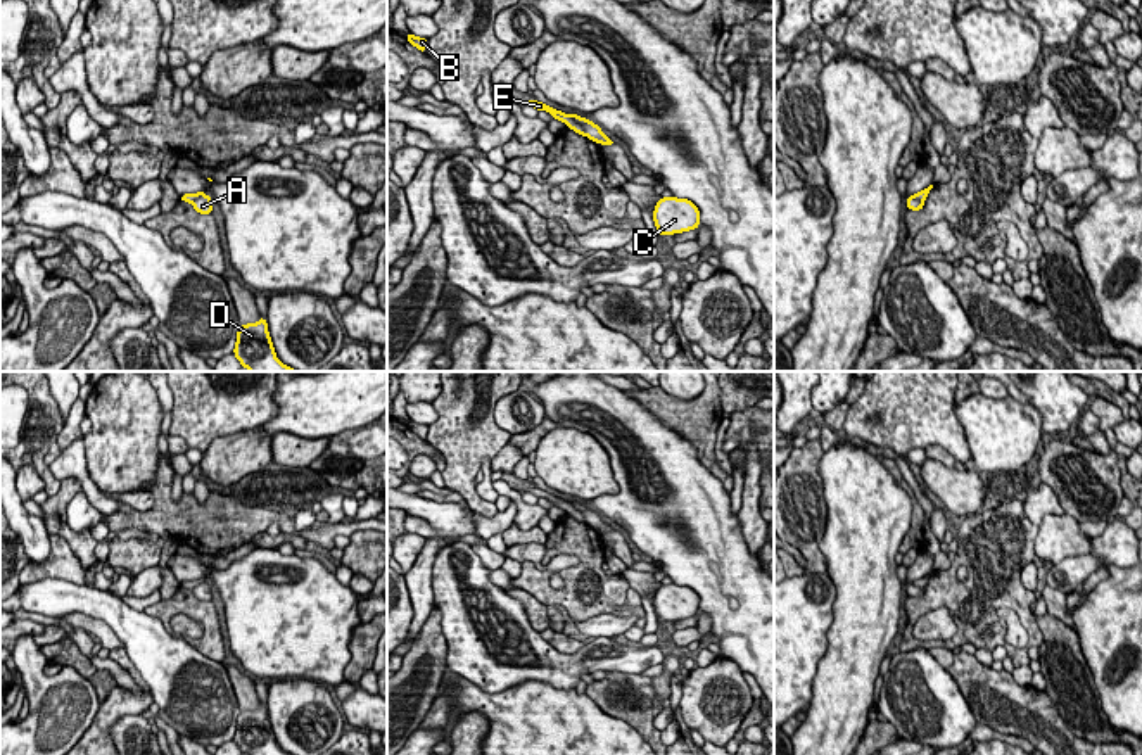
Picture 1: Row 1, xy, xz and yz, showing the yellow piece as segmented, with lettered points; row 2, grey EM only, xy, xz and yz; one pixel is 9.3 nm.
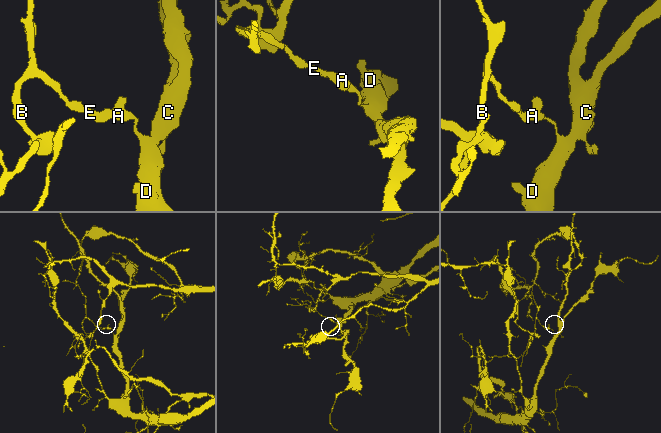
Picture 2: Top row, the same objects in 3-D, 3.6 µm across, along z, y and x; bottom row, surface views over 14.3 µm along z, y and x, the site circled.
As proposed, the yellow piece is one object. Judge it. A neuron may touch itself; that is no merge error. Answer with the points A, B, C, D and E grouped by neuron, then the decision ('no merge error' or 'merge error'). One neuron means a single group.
A C D / B E; merge error

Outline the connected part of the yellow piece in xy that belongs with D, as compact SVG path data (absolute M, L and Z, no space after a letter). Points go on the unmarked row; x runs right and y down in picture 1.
M263 703L257 710L238 714L233 741L242 755L290 755L276 745L268 708Z

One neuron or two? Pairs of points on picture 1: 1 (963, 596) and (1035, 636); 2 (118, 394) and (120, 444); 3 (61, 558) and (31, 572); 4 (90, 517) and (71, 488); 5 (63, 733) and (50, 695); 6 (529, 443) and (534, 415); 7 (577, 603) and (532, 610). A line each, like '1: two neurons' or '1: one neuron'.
1: one neuron
2: one neuron
3: one neuron
4: two neurons
5: one neuron
6: two neurons
7: two neurons

